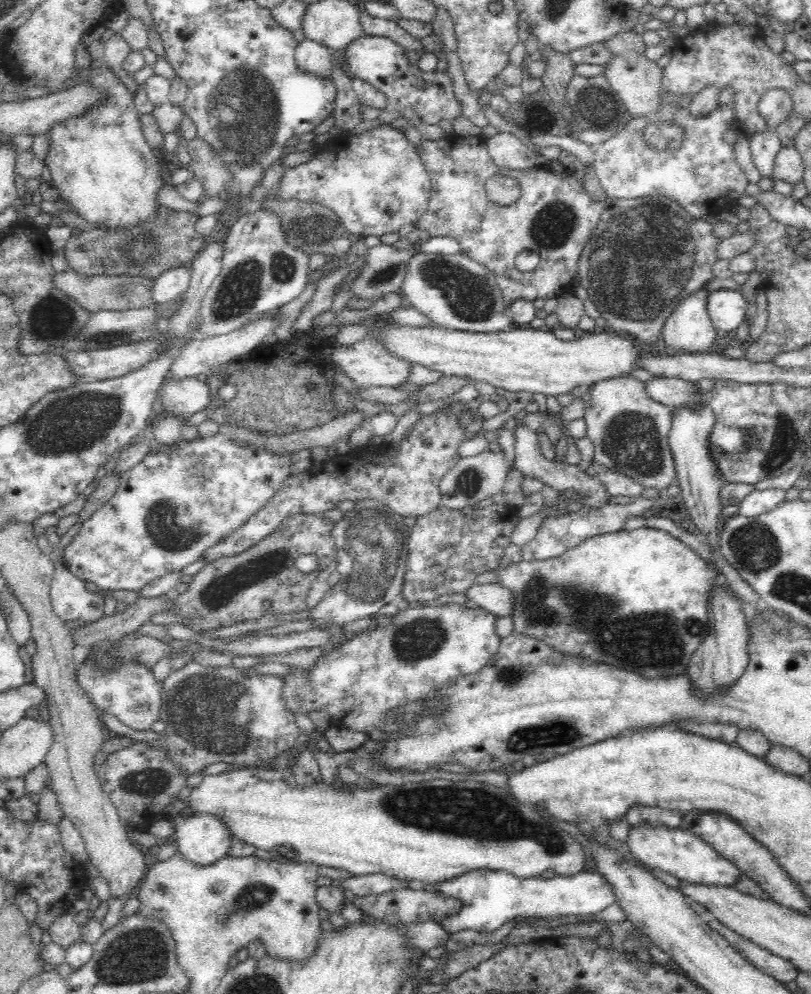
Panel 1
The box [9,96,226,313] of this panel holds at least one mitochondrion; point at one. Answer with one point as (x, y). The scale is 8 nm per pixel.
(139, 250)

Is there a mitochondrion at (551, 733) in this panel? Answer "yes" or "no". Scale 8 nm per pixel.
yes

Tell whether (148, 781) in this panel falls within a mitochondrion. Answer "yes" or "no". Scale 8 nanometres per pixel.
yes

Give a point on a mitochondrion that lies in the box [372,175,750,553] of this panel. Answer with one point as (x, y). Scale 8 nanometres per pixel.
(638, 275)

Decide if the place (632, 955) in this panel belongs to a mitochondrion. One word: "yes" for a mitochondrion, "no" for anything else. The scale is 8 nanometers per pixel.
no

